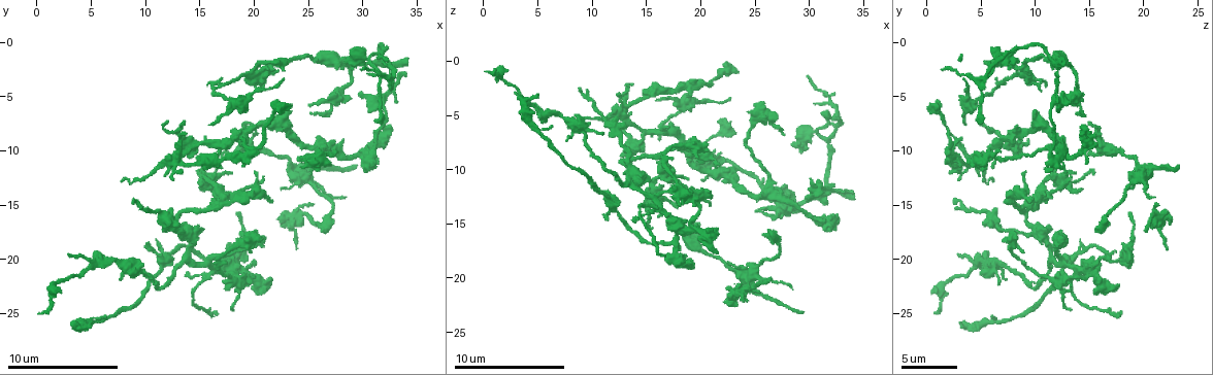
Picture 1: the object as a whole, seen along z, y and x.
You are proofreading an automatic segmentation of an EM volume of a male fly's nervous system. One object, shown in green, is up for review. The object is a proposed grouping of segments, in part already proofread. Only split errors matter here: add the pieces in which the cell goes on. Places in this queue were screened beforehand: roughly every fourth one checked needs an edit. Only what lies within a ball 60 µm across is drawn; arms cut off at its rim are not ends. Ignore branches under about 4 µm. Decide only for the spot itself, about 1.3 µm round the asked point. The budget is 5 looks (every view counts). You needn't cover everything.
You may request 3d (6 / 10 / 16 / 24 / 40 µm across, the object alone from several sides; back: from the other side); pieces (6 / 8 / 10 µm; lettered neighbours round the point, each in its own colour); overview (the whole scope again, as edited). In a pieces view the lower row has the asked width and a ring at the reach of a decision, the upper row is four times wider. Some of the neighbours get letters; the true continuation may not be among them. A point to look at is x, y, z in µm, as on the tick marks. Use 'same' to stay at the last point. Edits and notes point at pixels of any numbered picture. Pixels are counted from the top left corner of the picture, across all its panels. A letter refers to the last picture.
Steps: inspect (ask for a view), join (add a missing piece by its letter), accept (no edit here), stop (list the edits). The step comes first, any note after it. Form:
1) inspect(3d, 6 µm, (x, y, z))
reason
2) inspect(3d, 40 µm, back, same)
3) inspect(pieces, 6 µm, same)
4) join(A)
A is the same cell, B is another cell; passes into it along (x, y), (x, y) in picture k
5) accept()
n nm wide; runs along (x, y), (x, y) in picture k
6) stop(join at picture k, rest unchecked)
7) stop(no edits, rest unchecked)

inspect(pieces, 8 µm, (11.0, 22.4, 6.8))

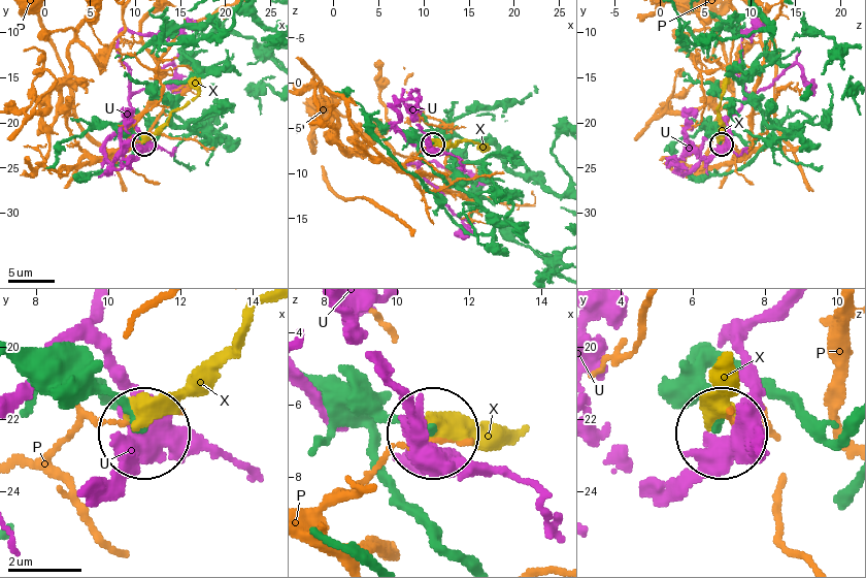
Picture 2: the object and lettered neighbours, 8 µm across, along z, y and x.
accept()
P, U and X are other cells; runs along (461, 560), (377, 446), (387, 419), (430, 427) in picture 2; no lettered piece goes on from it

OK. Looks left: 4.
inspect(pieces, 6 µm, (21.0, 18.0, 12.6))
free end

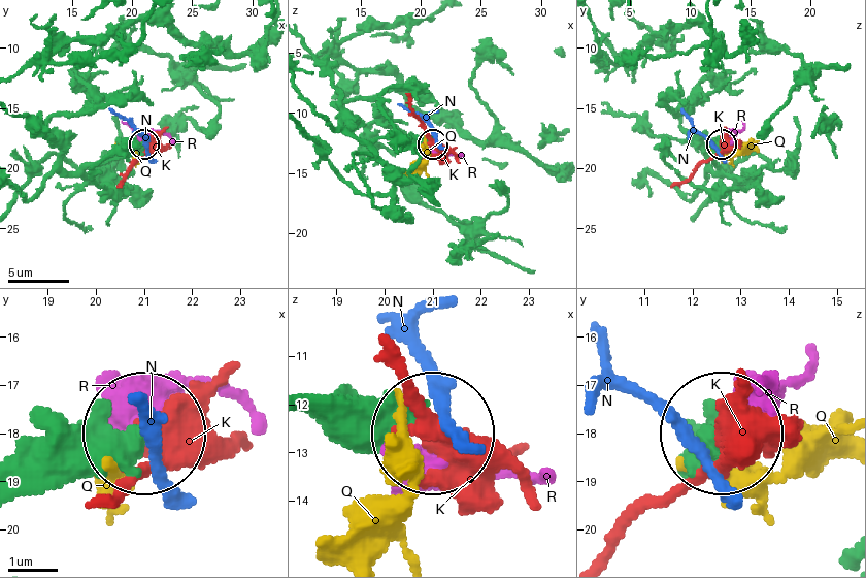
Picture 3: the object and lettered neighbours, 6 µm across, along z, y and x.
accept()
K, N, Q and R are other cells; runs along (617, 114), (690, 142), (717, 172), (720, 146) in picture 3; no lettered piece goes on from it

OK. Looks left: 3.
inspect(pieces, 6 µm, (20.4, 18.0, 8.0))
an open end

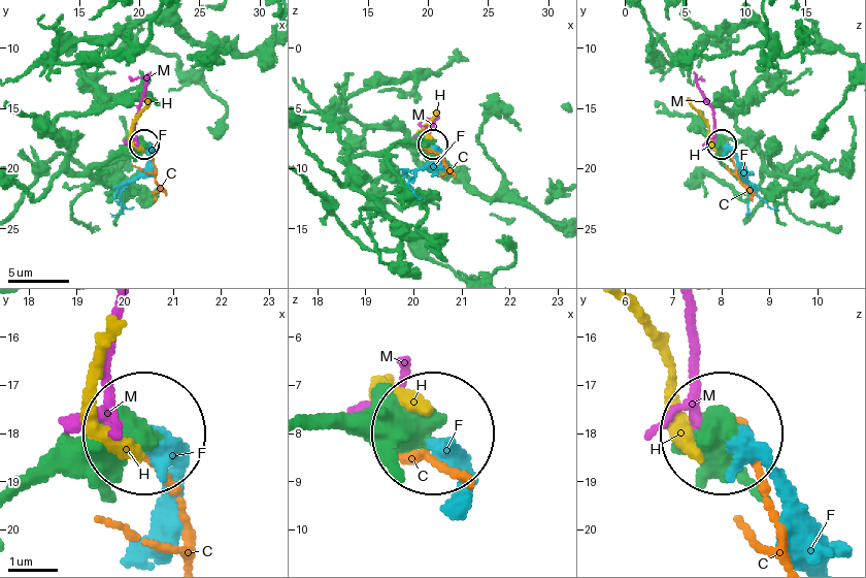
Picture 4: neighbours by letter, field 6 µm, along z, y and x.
accept()
C, F, H and M are other cells; runs along (358, 188), (414, 229), (424, 207), (391, 153), (432, 143) in picture 4; no lettered piece goes on from it

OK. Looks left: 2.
stop(no edits, rest unchecked)

